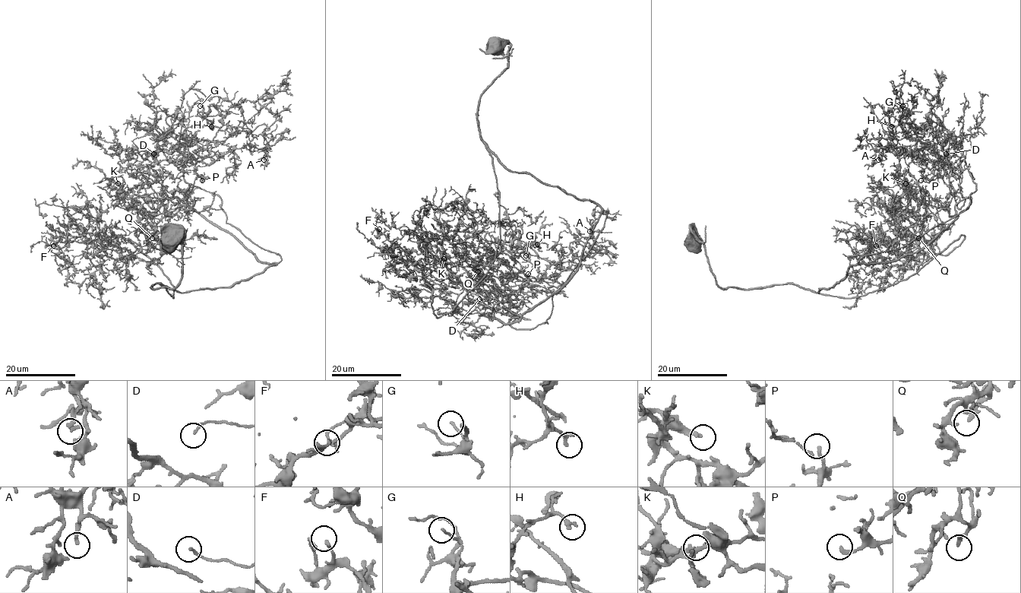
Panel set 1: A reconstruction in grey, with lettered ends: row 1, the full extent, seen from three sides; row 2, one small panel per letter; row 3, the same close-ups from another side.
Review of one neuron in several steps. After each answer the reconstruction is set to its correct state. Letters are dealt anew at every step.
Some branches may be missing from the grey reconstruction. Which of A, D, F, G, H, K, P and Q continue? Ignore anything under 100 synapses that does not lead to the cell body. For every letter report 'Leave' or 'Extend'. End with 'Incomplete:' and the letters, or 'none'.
A: Leave
D: Leave
F: Leave
G: Leave
H: Leave
K: Leave
P: Extend
Q: Leave
Incomplete: P

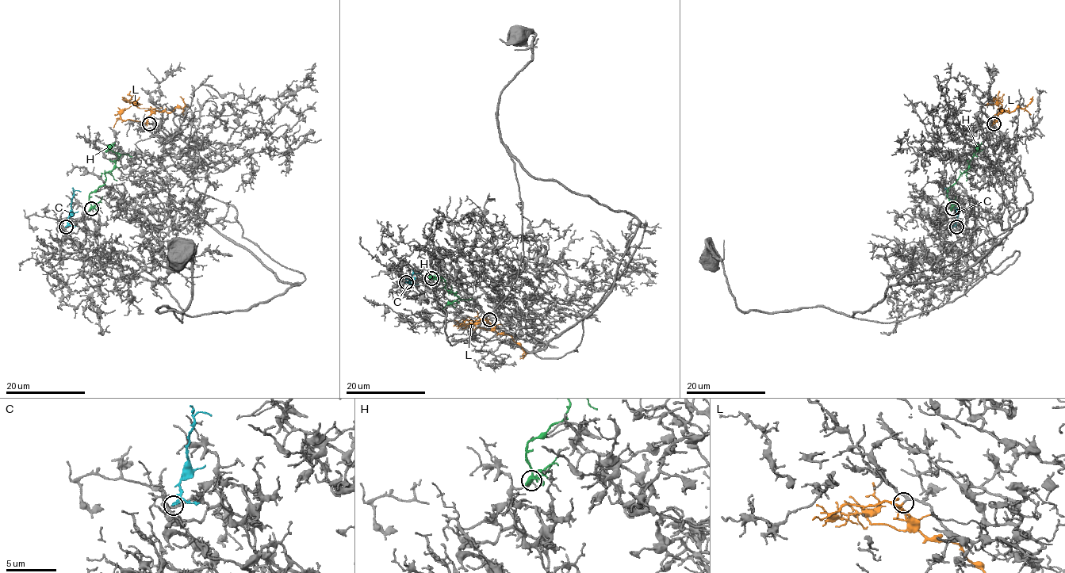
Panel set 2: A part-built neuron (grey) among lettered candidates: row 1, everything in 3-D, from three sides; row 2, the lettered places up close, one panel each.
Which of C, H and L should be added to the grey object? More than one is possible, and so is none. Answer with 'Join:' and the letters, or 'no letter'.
Join: L

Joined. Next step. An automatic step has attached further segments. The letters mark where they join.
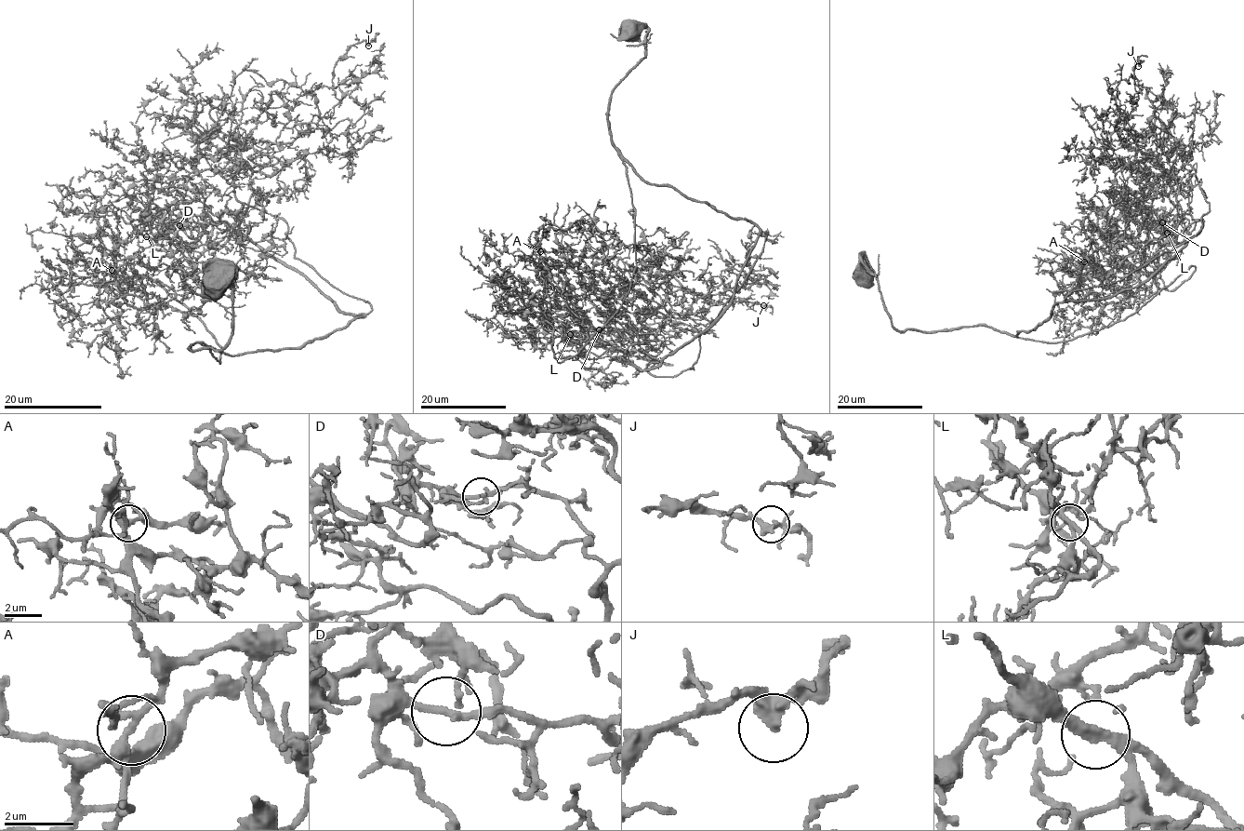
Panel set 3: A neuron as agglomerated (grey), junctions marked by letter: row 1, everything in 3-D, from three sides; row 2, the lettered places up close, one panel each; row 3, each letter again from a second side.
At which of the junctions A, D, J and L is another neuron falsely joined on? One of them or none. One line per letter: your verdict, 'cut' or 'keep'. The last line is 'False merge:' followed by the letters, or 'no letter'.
A: keep
D: keep
J: keep
L: keep
False merge: no letter

